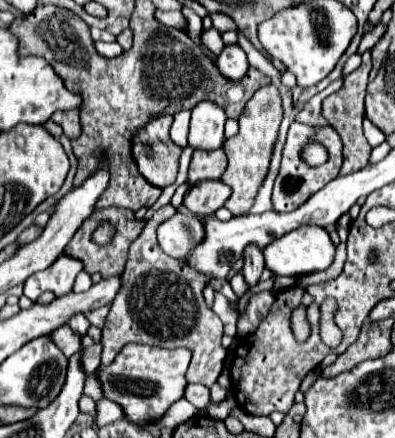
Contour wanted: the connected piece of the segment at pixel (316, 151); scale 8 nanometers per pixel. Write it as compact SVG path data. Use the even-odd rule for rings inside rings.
M306 145L304 147L304 161L308 161L308 165L322 165L328 159L328 153L322 145Z

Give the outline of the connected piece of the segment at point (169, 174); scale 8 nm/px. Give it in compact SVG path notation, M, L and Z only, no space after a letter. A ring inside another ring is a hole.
M162 115L150 121L132 139L132 153L138 163L140 173L156 187L164 188L176 179L182 149L172 145L168 133L172 125L172 115Z

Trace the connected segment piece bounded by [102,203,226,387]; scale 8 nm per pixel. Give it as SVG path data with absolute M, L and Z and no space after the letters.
M168 203L160 207L148 221L140 237L132 243L128 261L122 273L122 285L112 301L110 313L102 327L102 365L110 365L120 349L128 343L152 345L152 347L184 347L192 351L192 361L186 371L190 383L202 383L210 387L216 383L226 349L222 347L222 321L218 315L206 307L202 289L208 277L198 277L182 261L168 257L156 243L156 227L172 217L177 210Z

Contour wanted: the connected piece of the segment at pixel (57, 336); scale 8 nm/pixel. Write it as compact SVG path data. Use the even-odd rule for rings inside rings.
M68 325L56 329L56 333L52 333L52 339L54 339L54 343L58 345L58 349L60 349L66 357L76 355L76 353L80 351L80 345L82 345L80 335L78 335L76 331L72 331Z

